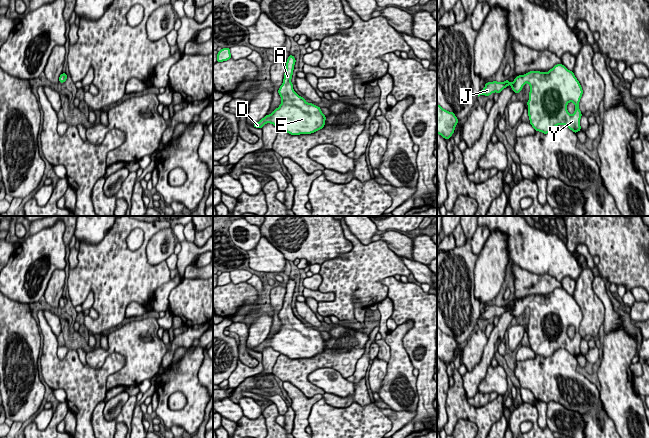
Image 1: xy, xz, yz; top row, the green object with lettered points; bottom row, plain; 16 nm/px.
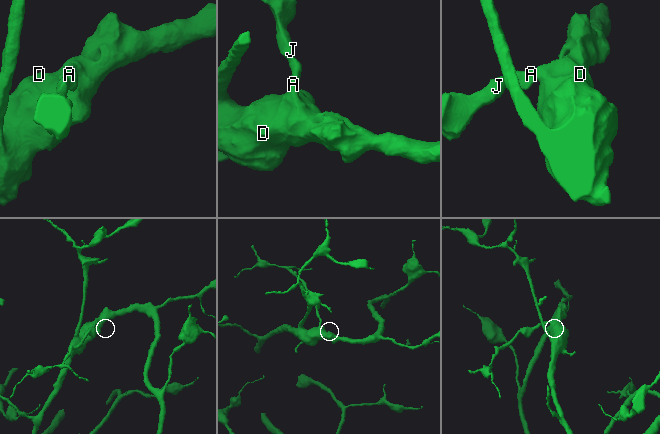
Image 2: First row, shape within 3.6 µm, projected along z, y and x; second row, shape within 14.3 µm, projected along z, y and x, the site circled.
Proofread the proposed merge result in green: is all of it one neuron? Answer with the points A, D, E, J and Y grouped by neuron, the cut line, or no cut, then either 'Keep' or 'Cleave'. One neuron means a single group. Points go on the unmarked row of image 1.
Groups: A D E J Y. No split. Keep

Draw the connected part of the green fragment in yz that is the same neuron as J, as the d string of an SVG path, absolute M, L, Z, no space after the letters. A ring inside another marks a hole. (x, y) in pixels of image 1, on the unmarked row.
M556 288L547 297L529 295L524 299L515 301L512 307L509 303L504 306L487 306L480 319L489 320L501 315L508 309L515 318L519 317L524 308L530 309L528 340L532 351L544 358L550 357L558 349L565 349L574 357L581 354L580 343L582 337L579 326L583 318L582 311L573 295L568 294L563 288ZM573 326L574 338L567 334L567 328Z

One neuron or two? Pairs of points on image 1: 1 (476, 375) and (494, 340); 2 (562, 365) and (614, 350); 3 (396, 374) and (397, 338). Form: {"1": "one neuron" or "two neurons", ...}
{"1": "one neuron", "2": "two neurons", "3": "one neuron"}

